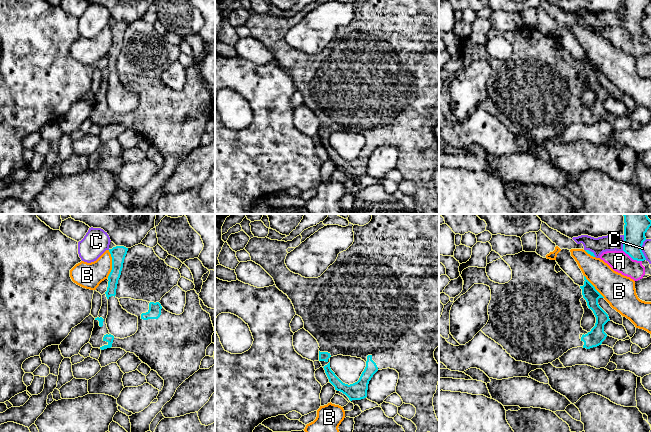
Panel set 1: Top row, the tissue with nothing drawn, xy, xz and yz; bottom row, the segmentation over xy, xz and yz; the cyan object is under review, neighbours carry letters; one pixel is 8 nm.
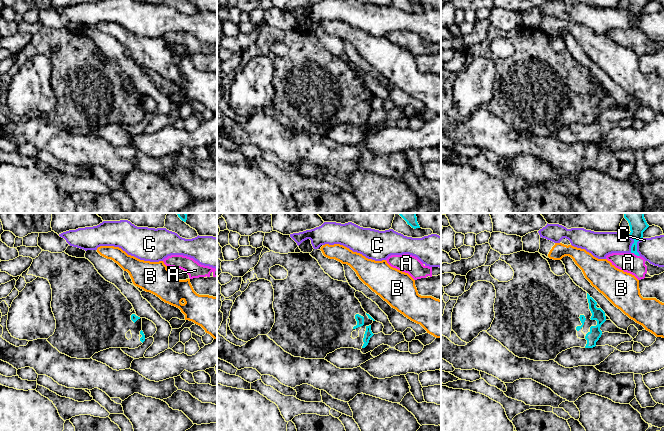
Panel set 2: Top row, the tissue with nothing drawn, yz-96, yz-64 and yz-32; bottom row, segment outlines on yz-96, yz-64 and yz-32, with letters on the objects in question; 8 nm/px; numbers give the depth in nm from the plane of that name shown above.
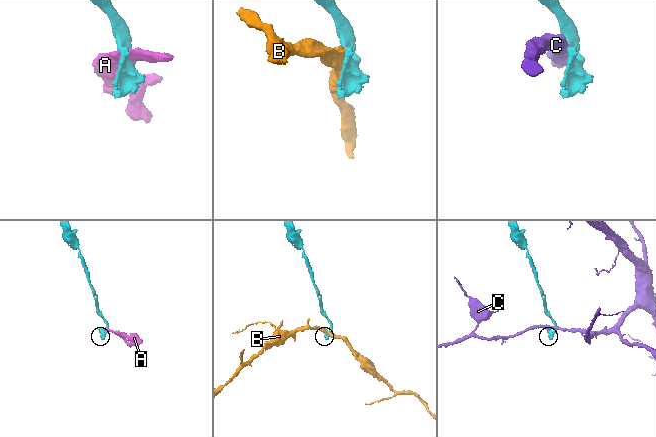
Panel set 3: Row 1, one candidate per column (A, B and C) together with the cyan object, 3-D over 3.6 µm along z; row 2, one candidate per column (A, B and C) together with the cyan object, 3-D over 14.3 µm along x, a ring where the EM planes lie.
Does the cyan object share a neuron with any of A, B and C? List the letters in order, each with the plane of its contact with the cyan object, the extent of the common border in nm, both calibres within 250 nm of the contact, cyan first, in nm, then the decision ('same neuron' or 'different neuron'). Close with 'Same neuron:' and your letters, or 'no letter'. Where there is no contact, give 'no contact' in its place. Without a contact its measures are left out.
A: meets cyan in yz; contact 180 nm long; 180 nm thick on the cyan side, 170 nm on the other; different neuron
B: meets cyan in xy; contact 220 nm long; 120 nm thick on the cyan side, 200 nm on the other; different neuron
C: meets cyan in yz; contact 170 nm long; 180 nm thick on the cyan side, 80 nm on the other; different neuron
Same neuron: no letter

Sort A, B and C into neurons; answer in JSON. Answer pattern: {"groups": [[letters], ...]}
{"groups": [["A"], ["B"], ["C"]]}

